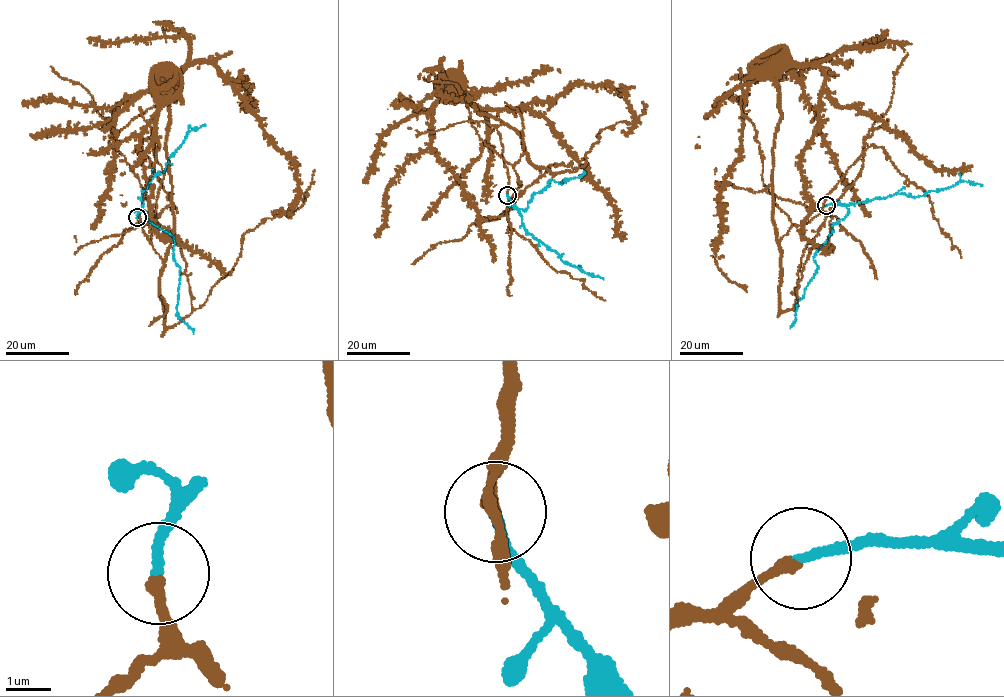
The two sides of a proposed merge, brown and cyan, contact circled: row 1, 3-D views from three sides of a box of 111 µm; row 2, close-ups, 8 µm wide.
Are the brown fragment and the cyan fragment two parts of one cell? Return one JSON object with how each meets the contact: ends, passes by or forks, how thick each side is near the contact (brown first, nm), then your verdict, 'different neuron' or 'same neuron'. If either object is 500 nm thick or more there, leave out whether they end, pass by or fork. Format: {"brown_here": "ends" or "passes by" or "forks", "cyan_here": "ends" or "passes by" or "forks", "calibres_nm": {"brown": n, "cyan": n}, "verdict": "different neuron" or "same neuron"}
{"brown_here": "ends", "cyan_here": "ends", "calibres_nm": {"brown": 260, "cyan": 220}, "verdict": "same neuron"}

